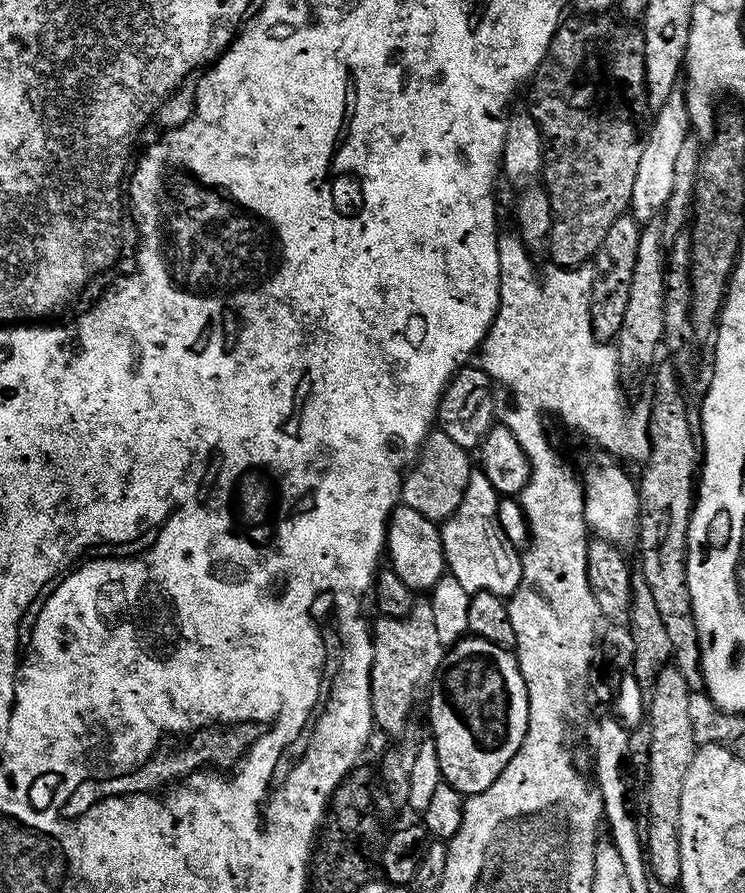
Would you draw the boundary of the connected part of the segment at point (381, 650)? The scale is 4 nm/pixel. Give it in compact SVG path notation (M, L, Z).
M420 598L412 605L412 613L402 620L377 619L372 628L372 645L374 656L372 662L372 718L377 729L388 736L400 736L408 728L408 719L412 716L412 707L420 700L420 695L427 693L440 667L444 665L446 648L438 639L437 627L434 626L434 610L427 599Z

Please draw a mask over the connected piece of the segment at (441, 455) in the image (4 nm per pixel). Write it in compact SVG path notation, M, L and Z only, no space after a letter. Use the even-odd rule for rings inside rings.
M439 430L433 431L420 459L404 477L403 507L418 510L418 514L437 522L449 520L458 510L474 471L473 457L471 460L468 456L471 456L469 449L458 446L454 438Z

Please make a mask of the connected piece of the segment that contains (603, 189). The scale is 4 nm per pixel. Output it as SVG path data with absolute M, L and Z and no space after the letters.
M588 18L577 28L561 27L552 40L548 56L544 64L534 77L532 88L532 105L530 111L536 123L540 126L540 133L544 139L544 170L542 173L543 187L548 190L548 197L552 203L552 238L550 241L550 252L552 248L552 260L555 267L560 270L571 270L585 267L589 262L595 261L610 226L618 218L622 218L631 209L631 198L634 197L634 182L637 181L638 168L641 165L645 137L640 137L639 120L643 118L644 111L649 111L648 83L646 82L646 54L644 53L644 34L639 27L628 22L621 22L612 18Z

